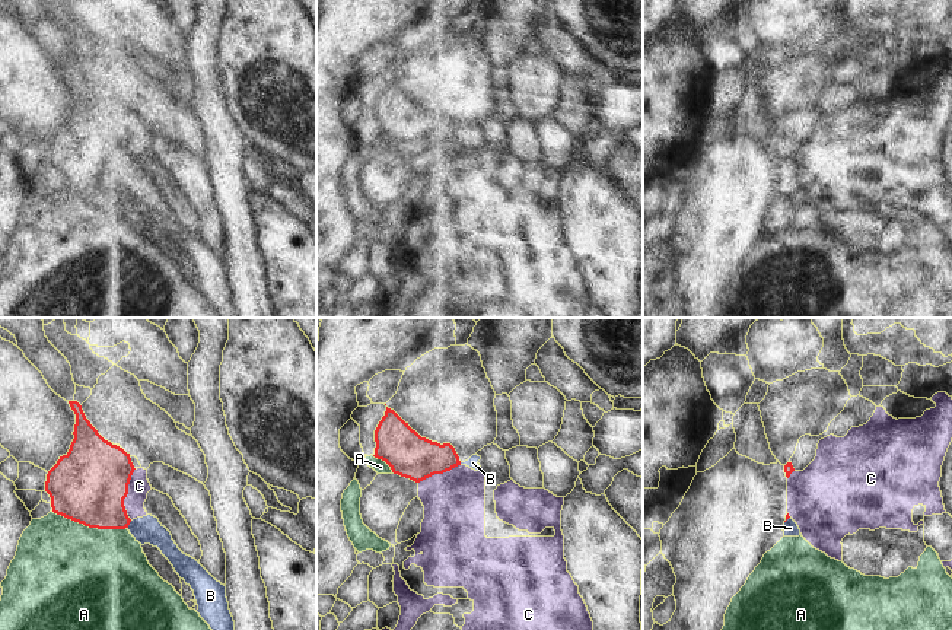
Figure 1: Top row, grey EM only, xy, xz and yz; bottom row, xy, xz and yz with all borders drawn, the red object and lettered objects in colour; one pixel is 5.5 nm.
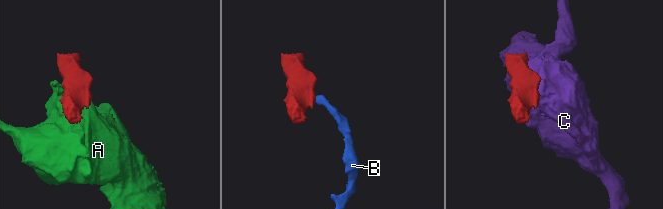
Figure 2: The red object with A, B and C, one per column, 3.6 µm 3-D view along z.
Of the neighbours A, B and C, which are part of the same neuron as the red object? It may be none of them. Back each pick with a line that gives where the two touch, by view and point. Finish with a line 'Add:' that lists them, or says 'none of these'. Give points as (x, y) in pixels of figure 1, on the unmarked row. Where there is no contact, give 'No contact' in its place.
Add: none of these

